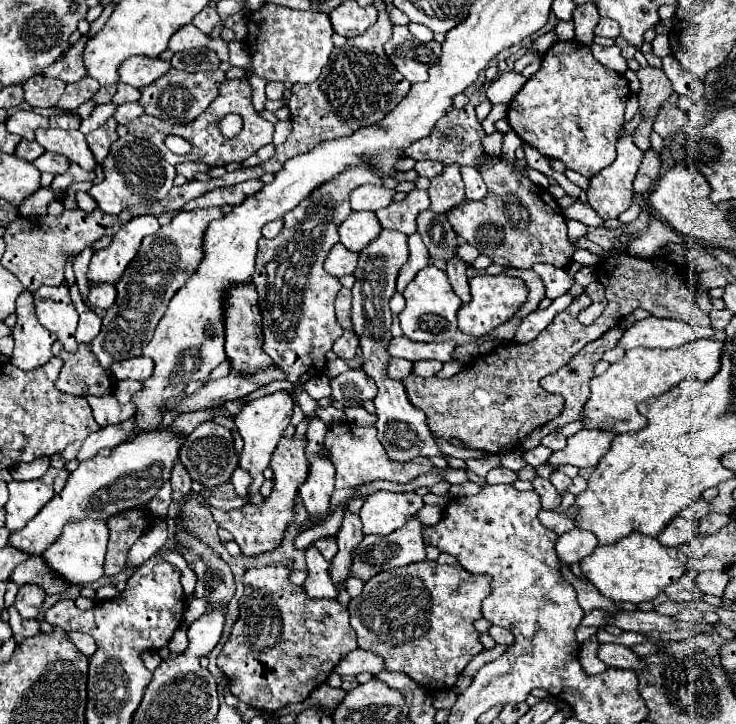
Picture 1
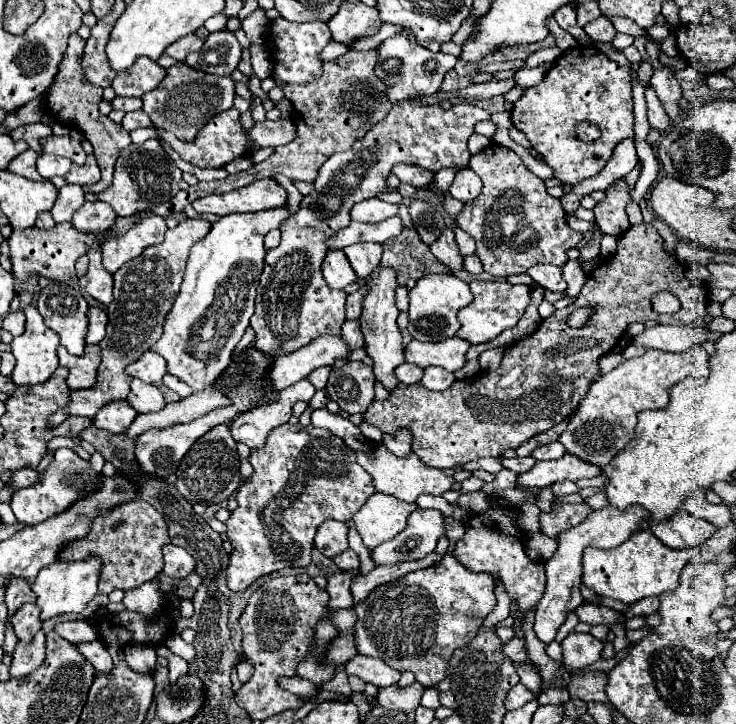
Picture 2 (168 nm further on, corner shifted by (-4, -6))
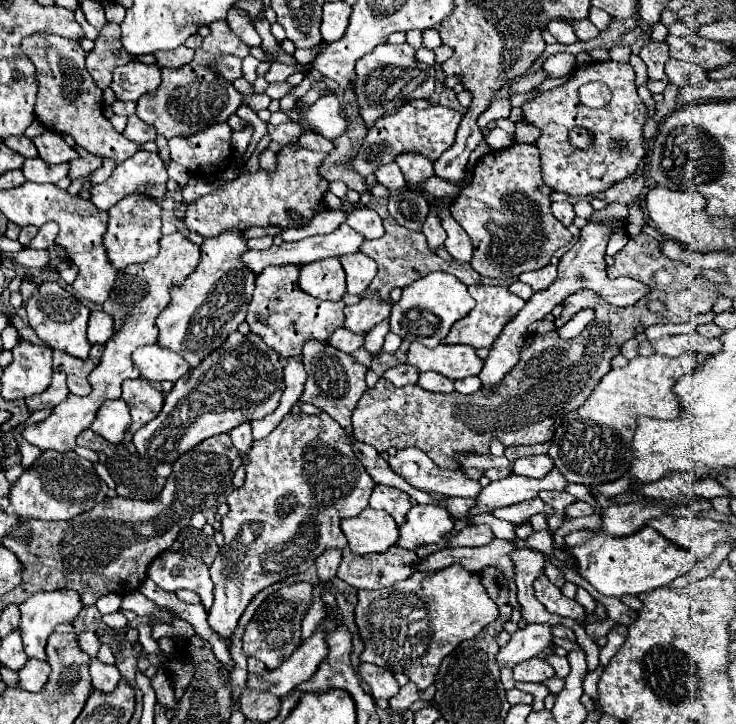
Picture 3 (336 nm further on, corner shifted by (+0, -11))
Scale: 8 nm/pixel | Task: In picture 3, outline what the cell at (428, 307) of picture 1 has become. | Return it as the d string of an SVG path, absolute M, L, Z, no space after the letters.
M432 272L402 290L400 302L392 304L390 330L402 336L404 340L420 342L428 348L436 348L448 336L452 324L464 318L472 308L474 308L474 300L458 278L452 278L446 272Z

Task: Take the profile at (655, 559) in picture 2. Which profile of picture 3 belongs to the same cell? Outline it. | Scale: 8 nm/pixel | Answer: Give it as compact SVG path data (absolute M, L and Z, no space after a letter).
M644 526L636 534L624 538L612 538L598 530L592 540L572 548L570 552L576 556L580 576L586 582L590 582L600 594L616 596L616 598L622 598L626 594L638 596L642 592L650 592L660 586L666 586L676 576L692 570L696 564L692 552L674 546L650 526Z

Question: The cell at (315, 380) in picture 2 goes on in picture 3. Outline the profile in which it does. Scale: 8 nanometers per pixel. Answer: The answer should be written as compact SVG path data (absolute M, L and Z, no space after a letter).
M290 358L284 372L286 372L286 380L284 380L286 388L280 398L280 406L272 412L272 418L276 418L276 420L282 420L292 410L292 406L298 402L298 398L304 390L306 378L308 378L308 374L304 372L304 364L298 358Z

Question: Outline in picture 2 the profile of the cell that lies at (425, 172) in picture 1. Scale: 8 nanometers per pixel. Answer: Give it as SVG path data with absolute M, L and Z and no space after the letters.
M398 163L392 167L392 173L402 181L402 183L410 183L414 187L426 187L432 181L432 173L424 171L422 167L416 165L408 165L408 163Z

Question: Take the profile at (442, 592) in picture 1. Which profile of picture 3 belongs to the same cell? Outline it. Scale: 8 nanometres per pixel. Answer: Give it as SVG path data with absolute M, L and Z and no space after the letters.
M460 564L436 572L414 572L392 588L358 590L354 620L364 642L360 660L390 670L392 674L402 672L420 690L426 690L434 684L442 658L462 640L474 638L496 618L498 608L478 574L464 570Z

